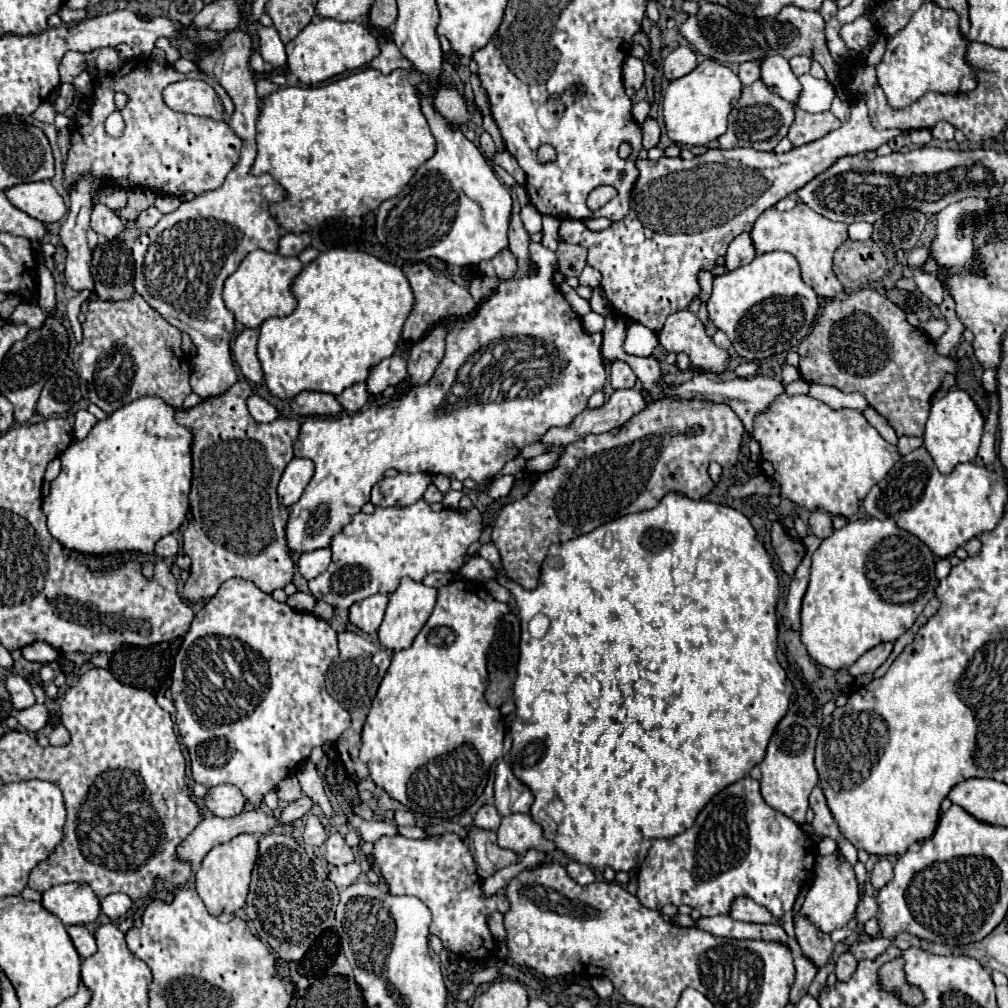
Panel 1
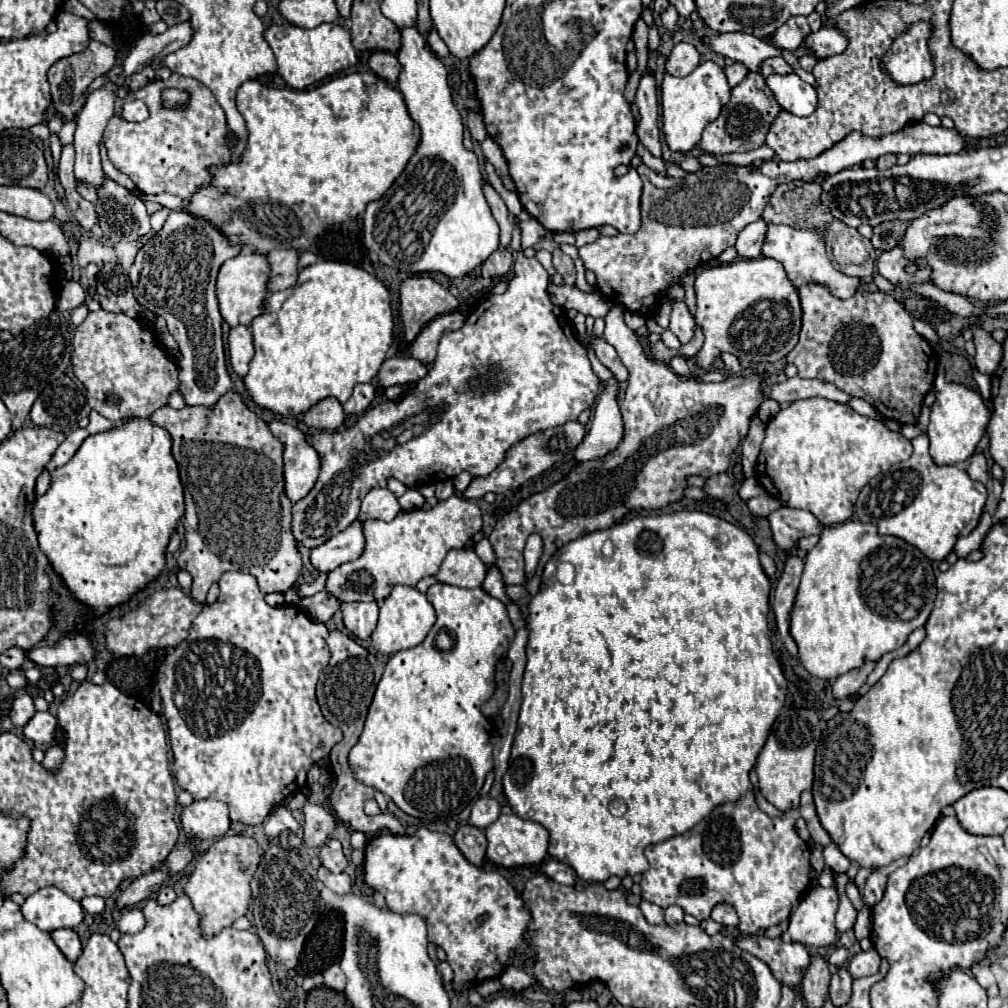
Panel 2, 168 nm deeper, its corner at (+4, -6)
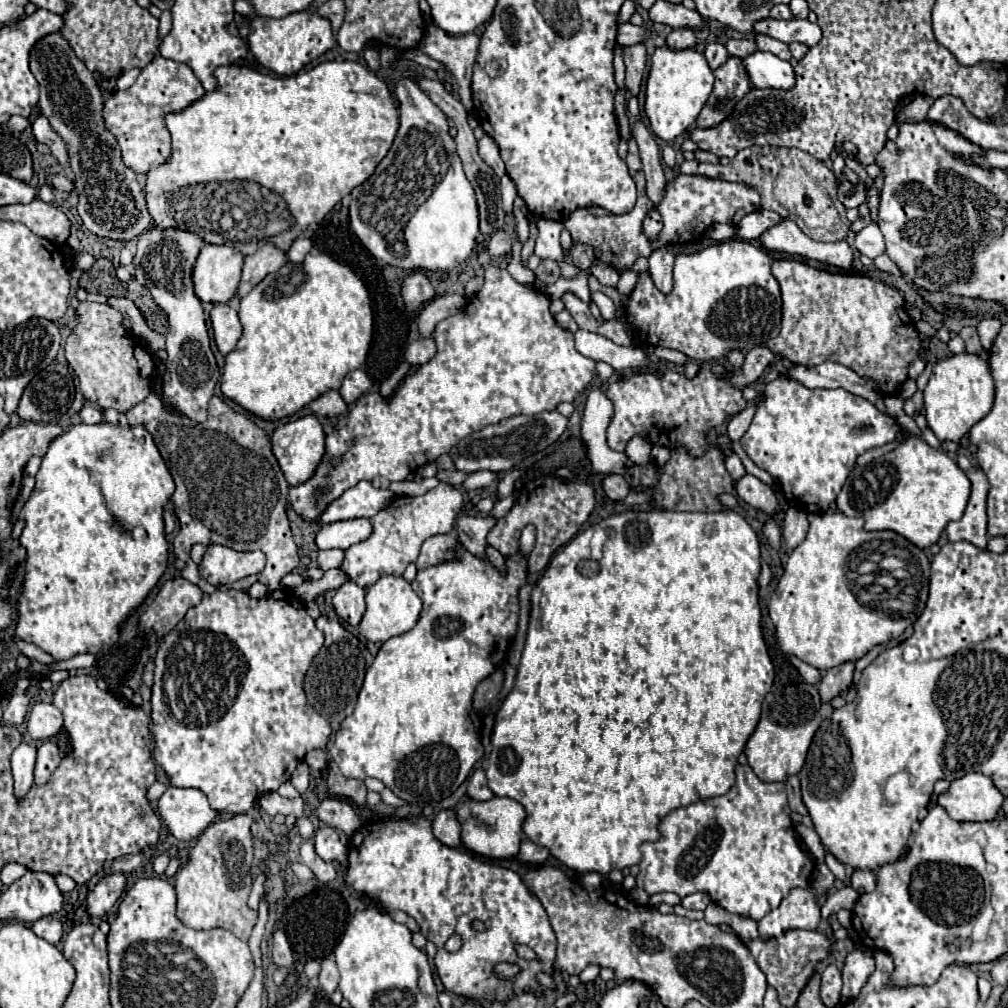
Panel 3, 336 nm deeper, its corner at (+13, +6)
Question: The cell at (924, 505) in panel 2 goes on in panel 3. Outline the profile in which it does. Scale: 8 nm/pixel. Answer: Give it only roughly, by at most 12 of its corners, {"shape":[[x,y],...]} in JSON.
{"shape":[[910,436],[856,466],[836,506],[918,548],[962,518],[970,480]]}

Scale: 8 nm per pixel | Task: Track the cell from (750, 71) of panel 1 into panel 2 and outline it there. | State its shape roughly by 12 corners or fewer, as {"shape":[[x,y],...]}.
{"shape":[[739,62],[725,66],[731,88],[737,86],[747,74]]}

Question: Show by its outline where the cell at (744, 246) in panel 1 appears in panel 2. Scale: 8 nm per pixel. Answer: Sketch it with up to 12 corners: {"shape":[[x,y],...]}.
{"shape":[[767,224],[745,226],[735,242],[737,256],[759,258]]}

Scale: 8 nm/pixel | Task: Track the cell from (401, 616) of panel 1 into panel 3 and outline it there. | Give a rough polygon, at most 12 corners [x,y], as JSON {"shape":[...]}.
{"shape":[[404,578],[366,590],[358,630],[386,642],[418,622],[422,600]]}

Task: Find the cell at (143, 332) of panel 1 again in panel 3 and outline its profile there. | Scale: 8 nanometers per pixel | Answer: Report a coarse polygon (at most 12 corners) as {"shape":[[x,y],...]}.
{"shape":[[80,302],[66,360],[86,400],[126,412],[156,364],[108,304]]}

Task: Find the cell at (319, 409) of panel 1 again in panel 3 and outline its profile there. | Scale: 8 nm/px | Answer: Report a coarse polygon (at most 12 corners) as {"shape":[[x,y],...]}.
{"shape":[[330,390],[310,402],[316,416],[344,414],[348,406],[340,392]]}

